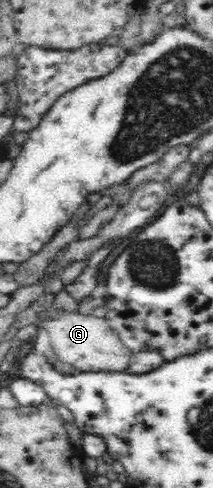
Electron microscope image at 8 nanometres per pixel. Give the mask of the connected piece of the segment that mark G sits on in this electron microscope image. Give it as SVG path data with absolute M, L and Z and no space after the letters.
M78 311L66 314L60 312L50 318L44 315L39 321L39 328L50 337L57 360L78 368L80 373L124 372L126 362L130 362L132 352L125 348L105 317L97 317L92 313L80 314Z

